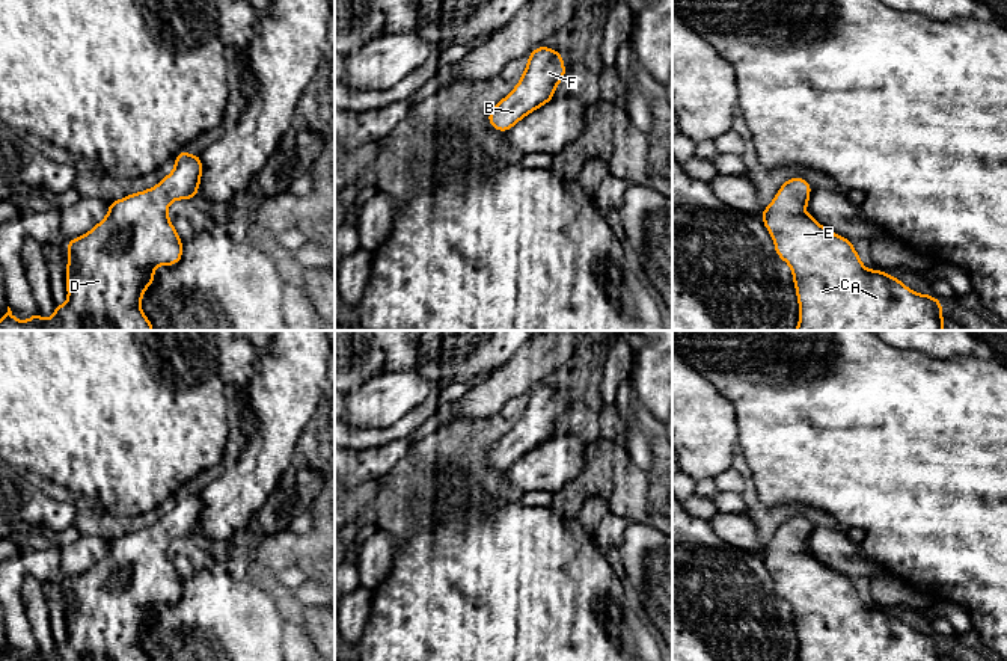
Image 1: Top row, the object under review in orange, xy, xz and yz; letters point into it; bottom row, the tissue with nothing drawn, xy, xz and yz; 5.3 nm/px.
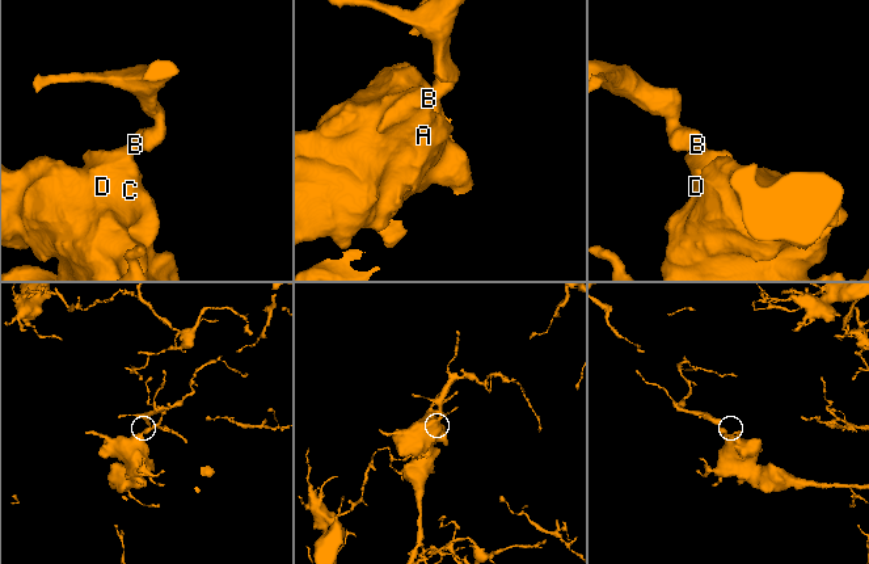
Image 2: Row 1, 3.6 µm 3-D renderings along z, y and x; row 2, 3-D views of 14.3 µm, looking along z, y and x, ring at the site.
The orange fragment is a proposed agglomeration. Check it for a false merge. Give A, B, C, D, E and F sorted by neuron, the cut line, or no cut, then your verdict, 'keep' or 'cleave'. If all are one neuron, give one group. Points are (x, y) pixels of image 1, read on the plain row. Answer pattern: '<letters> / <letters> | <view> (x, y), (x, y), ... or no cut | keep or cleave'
A B C D E F | no cut | keep

